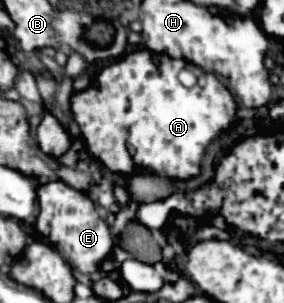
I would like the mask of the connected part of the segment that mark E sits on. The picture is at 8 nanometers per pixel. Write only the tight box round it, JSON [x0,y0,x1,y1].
[36,180,114,274]

